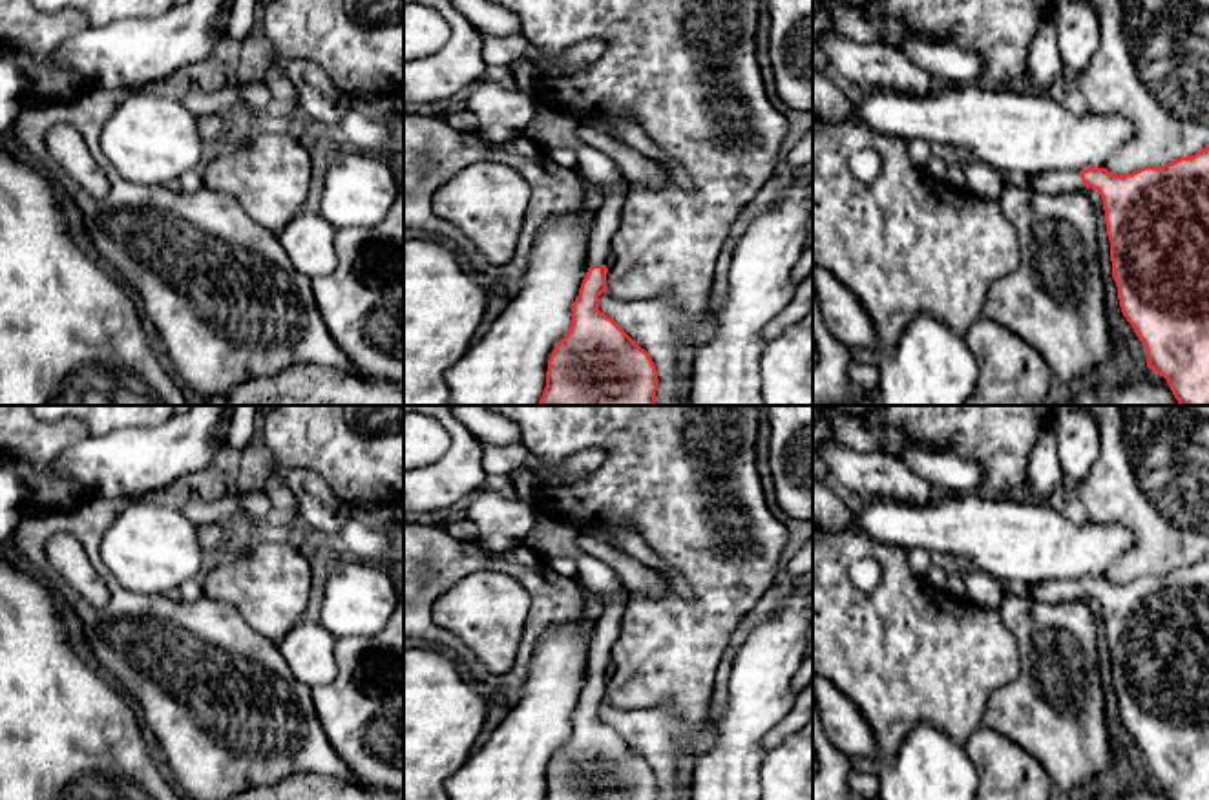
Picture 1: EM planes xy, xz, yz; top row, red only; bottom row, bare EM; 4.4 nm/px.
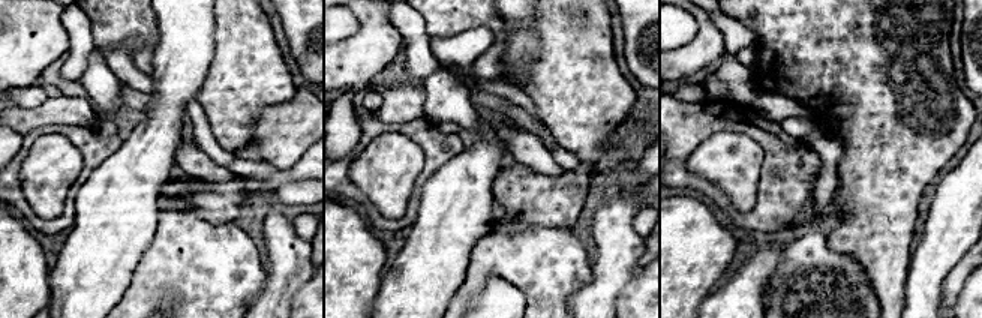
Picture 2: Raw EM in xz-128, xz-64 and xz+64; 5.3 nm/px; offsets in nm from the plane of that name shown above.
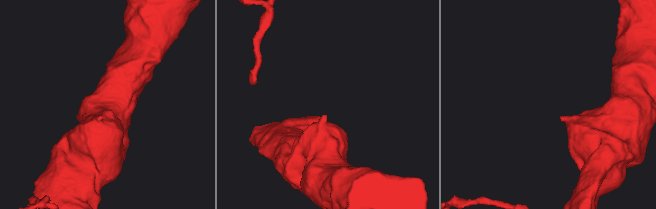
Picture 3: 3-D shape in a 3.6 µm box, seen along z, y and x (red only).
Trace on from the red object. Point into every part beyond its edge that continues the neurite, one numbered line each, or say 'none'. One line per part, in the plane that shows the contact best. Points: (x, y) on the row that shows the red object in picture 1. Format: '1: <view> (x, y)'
1: xz (552, 128)

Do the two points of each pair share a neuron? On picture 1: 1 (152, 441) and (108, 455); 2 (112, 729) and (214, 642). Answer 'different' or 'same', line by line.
1: same
2: different

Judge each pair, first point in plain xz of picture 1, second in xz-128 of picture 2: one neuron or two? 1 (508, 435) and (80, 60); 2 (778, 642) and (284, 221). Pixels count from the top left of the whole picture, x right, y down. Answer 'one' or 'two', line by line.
1: one
2: one

